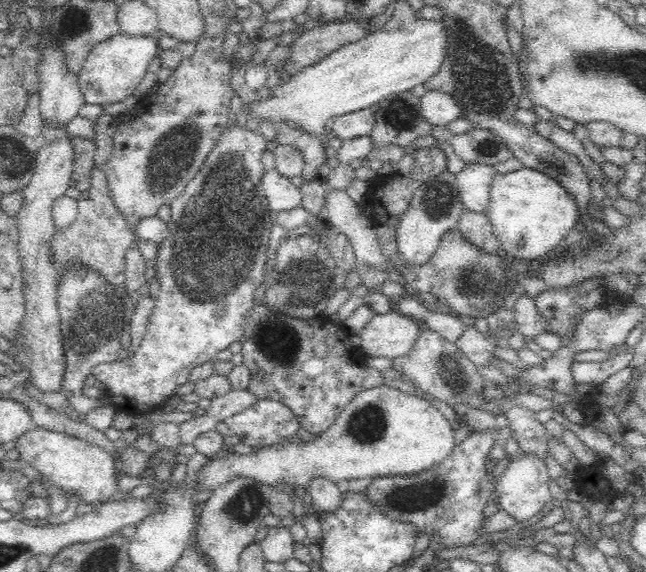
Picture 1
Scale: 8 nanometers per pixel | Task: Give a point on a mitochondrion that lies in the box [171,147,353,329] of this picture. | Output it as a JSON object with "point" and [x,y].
{"point":[303,291]}

